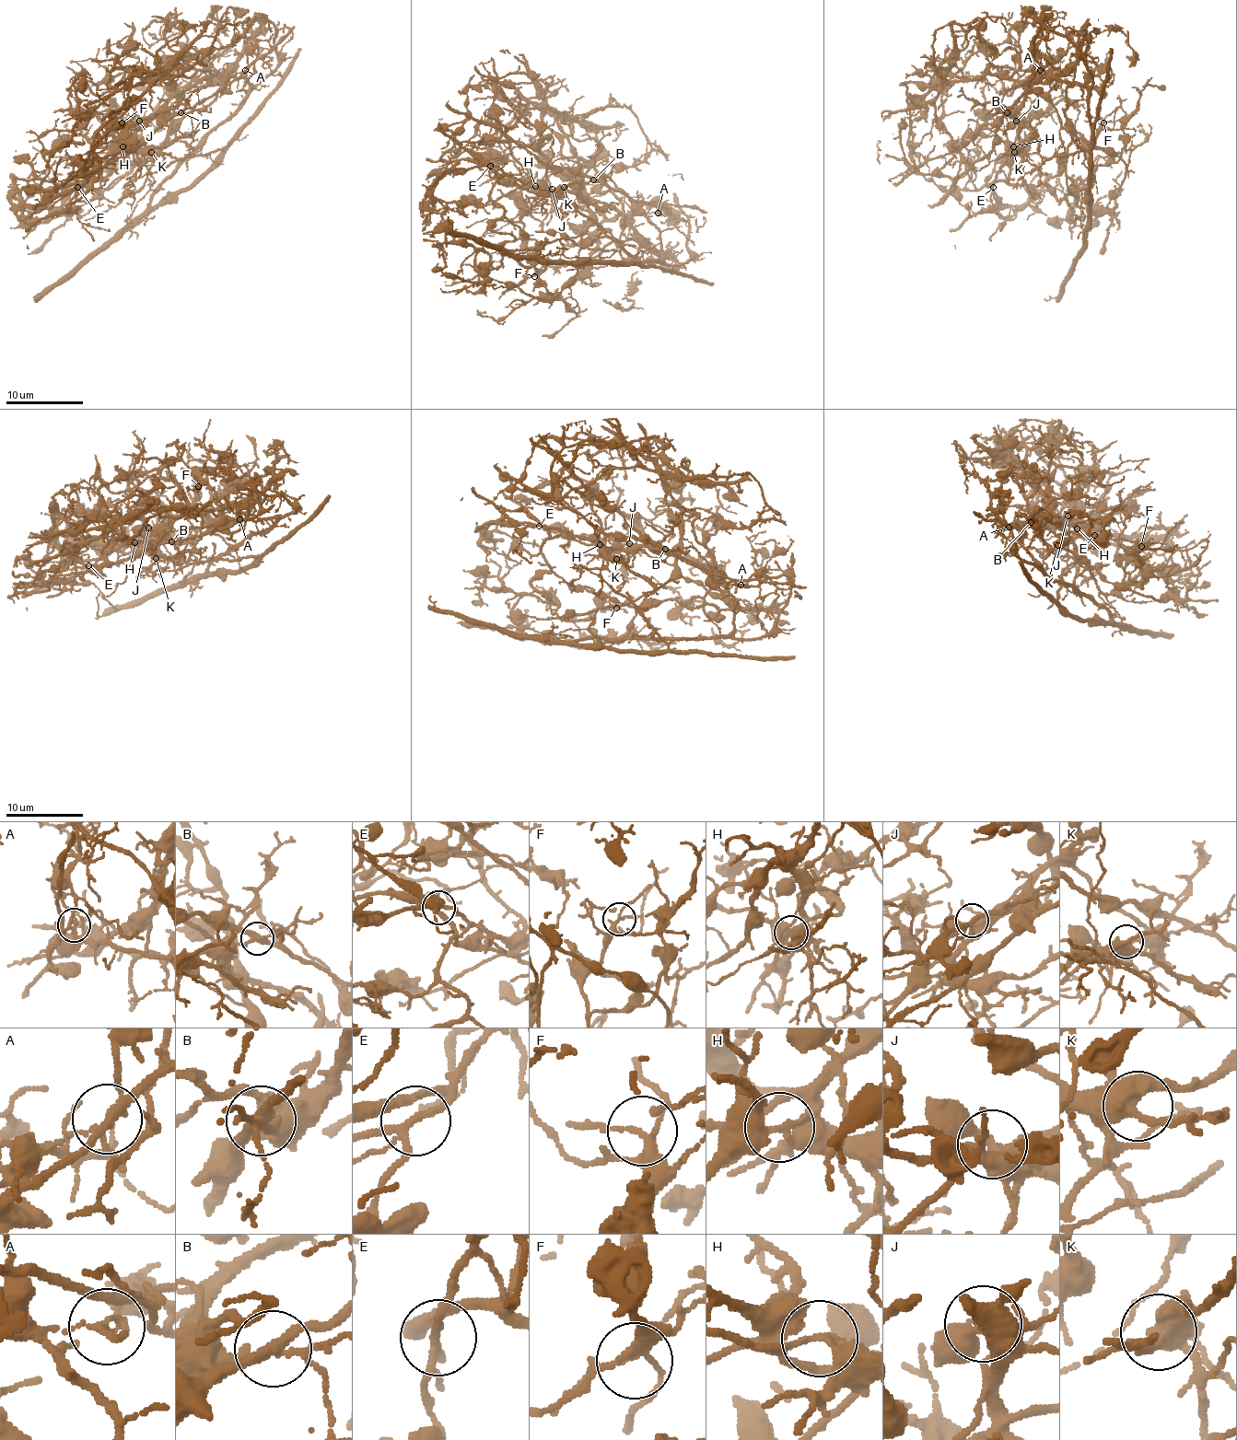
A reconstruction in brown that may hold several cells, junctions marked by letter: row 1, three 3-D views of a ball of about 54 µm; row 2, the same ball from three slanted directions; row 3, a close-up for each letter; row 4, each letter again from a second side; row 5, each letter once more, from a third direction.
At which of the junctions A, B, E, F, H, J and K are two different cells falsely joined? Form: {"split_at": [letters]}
{"split_at": ["A", "B", "E", "H", "J"]}

